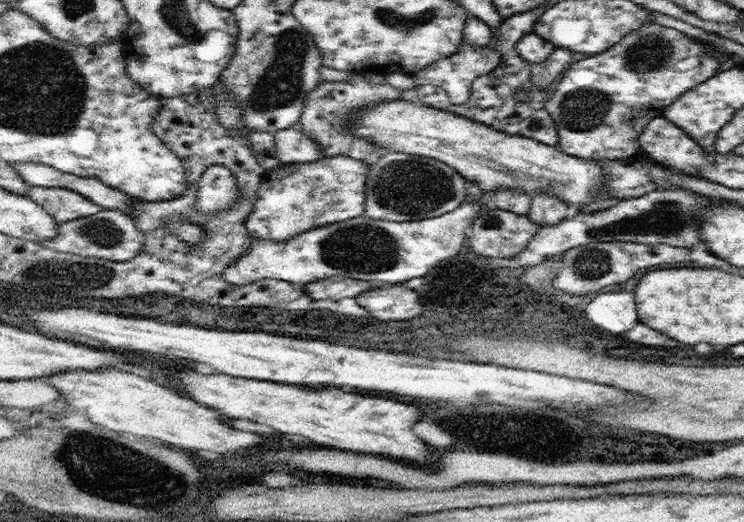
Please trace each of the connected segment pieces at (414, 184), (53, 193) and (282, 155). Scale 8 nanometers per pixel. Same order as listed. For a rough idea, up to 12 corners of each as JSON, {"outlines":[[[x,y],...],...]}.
{"outlines":[[[385,149],[366,177],[365,214],[441,217],[466,198],[445,162]],[[30,187],[27,196],[58,225],[103,209],[65,188]],[[299,127],[274,132],[282,164],[314,162],[321,146]]]}

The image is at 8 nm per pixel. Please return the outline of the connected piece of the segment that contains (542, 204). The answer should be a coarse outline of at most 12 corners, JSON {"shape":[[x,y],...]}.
{"shape":[[538,191],[529,208],[539,228],[565,219],[569,204]]}

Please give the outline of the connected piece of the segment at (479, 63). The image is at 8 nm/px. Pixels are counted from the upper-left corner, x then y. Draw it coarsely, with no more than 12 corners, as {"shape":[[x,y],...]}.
{"shape":[[462,42],[448,58],[411,76],[417,86],[442,87],[454,103],[472,82],[497,69],[493,44]]}

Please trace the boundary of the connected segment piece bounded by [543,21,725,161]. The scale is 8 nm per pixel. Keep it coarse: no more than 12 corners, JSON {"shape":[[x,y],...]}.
{"shape":[[652,21],[570,63],[543,108],[566,154],[617,161],[724,67]]}

